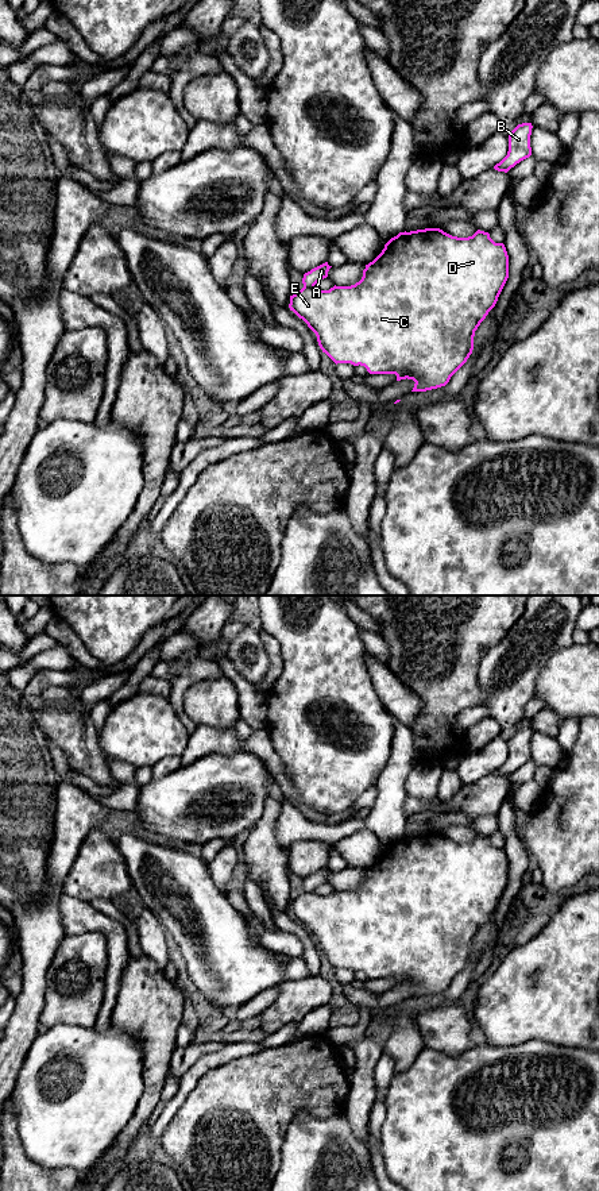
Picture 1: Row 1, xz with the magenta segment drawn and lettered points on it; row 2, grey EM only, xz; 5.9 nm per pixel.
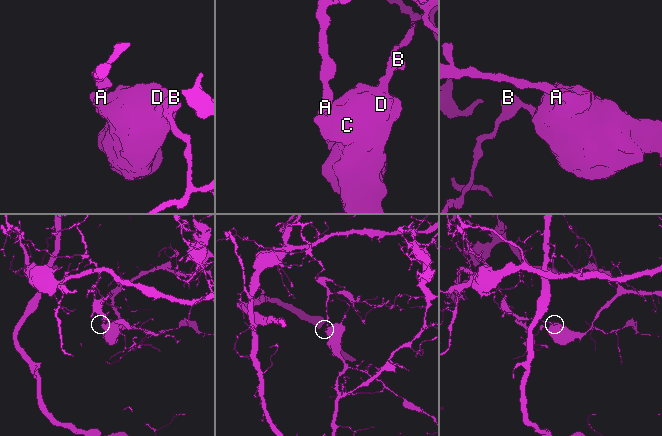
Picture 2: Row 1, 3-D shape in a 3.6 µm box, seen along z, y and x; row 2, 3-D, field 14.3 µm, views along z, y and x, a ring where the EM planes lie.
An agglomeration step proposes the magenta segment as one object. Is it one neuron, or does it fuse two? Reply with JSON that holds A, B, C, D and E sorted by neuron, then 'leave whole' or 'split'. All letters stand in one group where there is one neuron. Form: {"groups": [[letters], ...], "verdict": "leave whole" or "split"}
{"groups": [["A"], ["B", "C", "D", "E"]], "verdict": "split"}

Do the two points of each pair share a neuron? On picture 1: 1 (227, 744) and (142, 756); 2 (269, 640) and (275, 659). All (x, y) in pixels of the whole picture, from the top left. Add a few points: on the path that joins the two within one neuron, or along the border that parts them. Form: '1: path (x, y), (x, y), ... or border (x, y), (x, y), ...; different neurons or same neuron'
1: border (190, 733), (186, 748), (180, 755); different neurons
2: path (271, 644), (275, 655); same neuron

